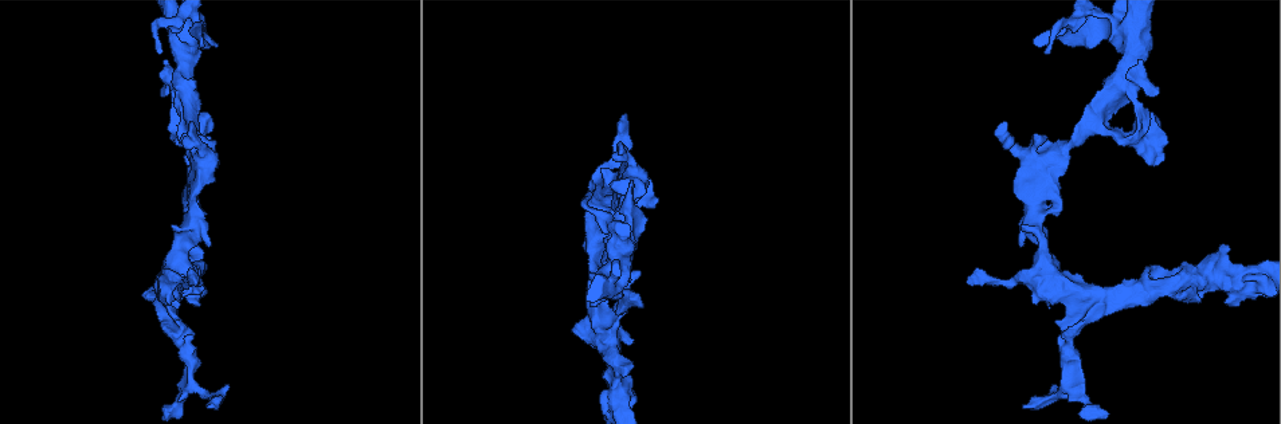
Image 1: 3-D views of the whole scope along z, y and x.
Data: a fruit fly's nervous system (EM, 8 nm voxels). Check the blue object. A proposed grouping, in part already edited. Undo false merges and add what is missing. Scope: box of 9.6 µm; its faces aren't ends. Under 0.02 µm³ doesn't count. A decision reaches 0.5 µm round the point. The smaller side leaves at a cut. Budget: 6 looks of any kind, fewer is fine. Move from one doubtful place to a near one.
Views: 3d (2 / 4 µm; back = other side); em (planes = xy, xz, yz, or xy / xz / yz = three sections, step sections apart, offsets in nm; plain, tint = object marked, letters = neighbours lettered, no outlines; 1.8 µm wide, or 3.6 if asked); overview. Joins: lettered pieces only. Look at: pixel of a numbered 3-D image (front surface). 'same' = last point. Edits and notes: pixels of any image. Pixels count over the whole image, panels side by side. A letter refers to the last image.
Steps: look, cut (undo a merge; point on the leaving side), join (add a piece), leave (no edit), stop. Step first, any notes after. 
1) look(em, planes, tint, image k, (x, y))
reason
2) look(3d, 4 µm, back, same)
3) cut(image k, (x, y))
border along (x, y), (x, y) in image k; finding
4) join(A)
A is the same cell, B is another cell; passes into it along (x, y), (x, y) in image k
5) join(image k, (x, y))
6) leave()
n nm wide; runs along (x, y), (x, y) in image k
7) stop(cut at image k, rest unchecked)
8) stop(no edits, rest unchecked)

look(em, planes, letters, image 1, (620, 390))
thick turns thin

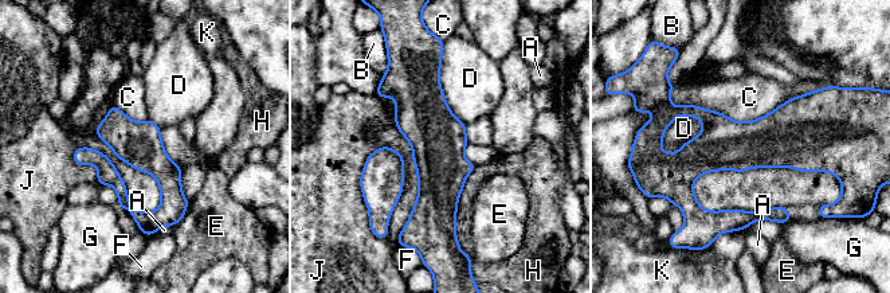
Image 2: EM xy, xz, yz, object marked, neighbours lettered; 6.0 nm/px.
leave()
280 nm wide; A, B, C, D, E, F, G, H, J and K are other cells; all the same neuron

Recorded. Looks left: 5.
look(3d, 4 µm, image 1, (604, 192))
three-way junction

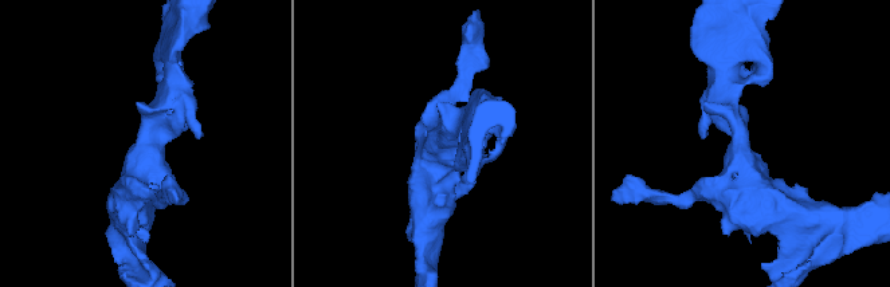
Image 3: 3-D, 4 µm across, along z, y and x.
look(em, planes, tint, image 3, (438, 140))
shape alone is not enough

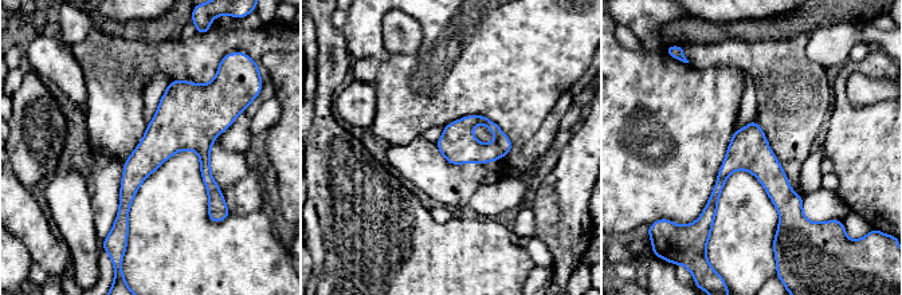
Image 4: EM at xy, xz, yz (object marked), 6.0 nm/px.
look(em, planes, letters, same)

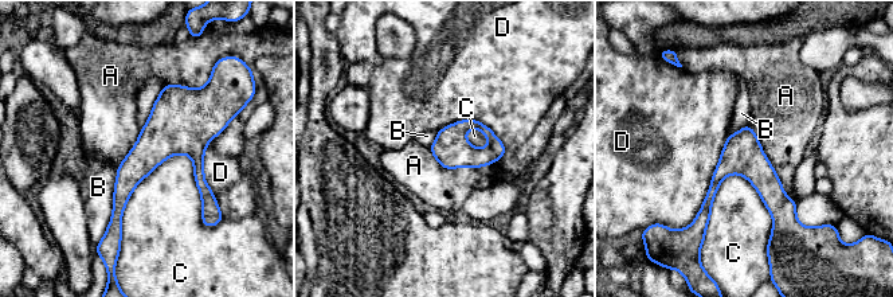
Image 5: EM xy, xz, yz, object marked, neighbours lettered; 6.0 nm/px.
leave()
A, B, C and D are other cells; border along (748, 124), (783, 191), (795, 202) in image 5; continuous, no second neuron

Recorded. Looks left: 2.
stop(no edits, rest unchecked)

